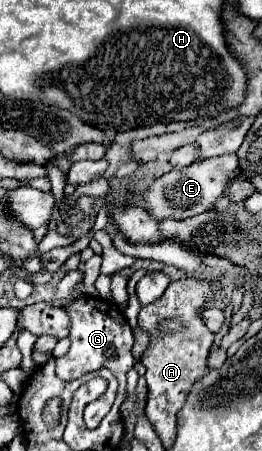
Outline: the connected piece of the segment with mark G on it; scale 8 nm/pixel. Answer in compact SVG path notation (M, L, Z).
M75 268L75 270L69 270L57 282L57 288L55 288L55 302L59 302L59 306L63 306L71 318L71 334L69 334L71 348L65 356L57 358L57 378L69 382L87 372L109 368L119 380L119 394L117 394L117 404L113 412L113 420L117 420L119 406L125 400L125 374L135 362L132 354L133 332L125 316L117 310L117 306L111 300L101 300L87 294L73 294L79 282L81 282L81 272Z

